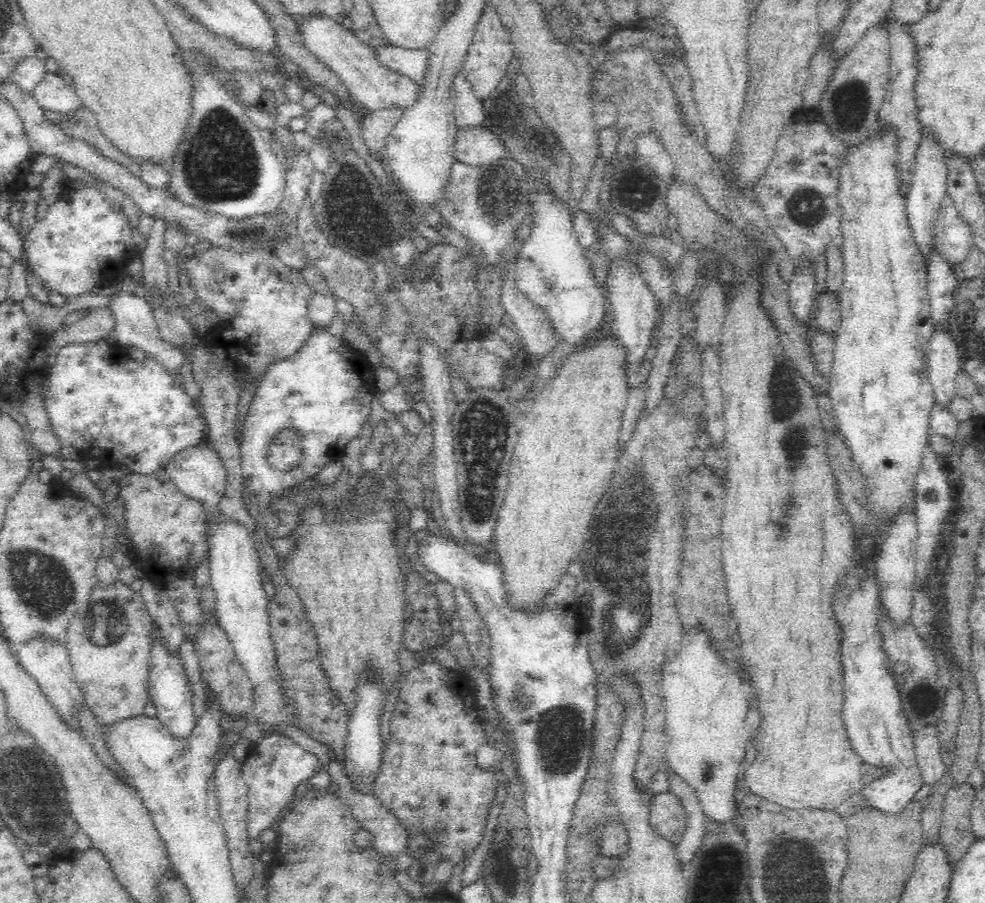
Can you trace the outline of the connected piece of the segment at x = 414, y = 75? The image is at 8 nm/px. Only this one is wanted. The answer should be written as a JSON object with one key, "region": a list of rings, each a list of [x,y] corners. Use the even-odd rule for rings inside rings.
{"region":[[[390,47],[375,51],[384,64],[405,75],[408,79],[418,81],[419,77],[422,77],[424,62],[426,62],[426,51],[424,49]]]}

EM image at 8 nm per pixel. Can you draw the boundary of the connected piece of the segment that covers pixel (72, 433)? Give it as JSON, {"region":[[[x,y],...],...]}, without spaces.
{"region":[[[105,339],[96,343],[70,343],[62,346],[52,366],[47,368],[47,384],[44,398],[46,427],[54,433],[54,439],[64,448],[76,448],[92,458],[134,458],[140,462],[140,473],[148,474],[162,468],[168,458],[183,448],[201,445],[206,425],[197,416],[191,399],[178,387],[172,387],[166,373],[150,359],[137,361]]]}

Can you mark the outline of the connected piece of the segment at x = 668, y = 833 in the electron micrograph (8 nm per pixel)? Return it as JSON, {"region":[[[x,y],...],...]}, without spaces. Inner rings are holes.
{"region":[[[670,791],[651,794],[647,803],[649,810],[646,825],[656,837],[673,843],[680,836],[685,824],[685,814],[676,794]]]}

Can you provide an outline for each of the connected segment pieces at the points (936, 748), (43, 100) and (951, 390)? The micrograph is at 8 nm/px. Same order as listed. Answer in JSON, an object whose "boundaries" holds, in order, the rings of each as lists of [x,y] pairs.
{"boundaries":[[[[930,725],[928,728],[918,731],[913,736],[915,744],[916,765],[921,770],[923,784],[930,787],[942,782],[949,773],[949,767],[944,764],[940,749],[936,726]]],[[[49,72],[44,80],[36,87],[35,99],[45,110],[52,110],[60,114],[66,114],[78,110],[81,98],[76,94],[74,87],[60,72]]],[[[934,333],[927,354],[928,376],[932,387],[934,406],[950,412],[950,404],[959,394],[956,390],[956,377],[962,366],[958,361],[958,345],[949,334]]]]}

